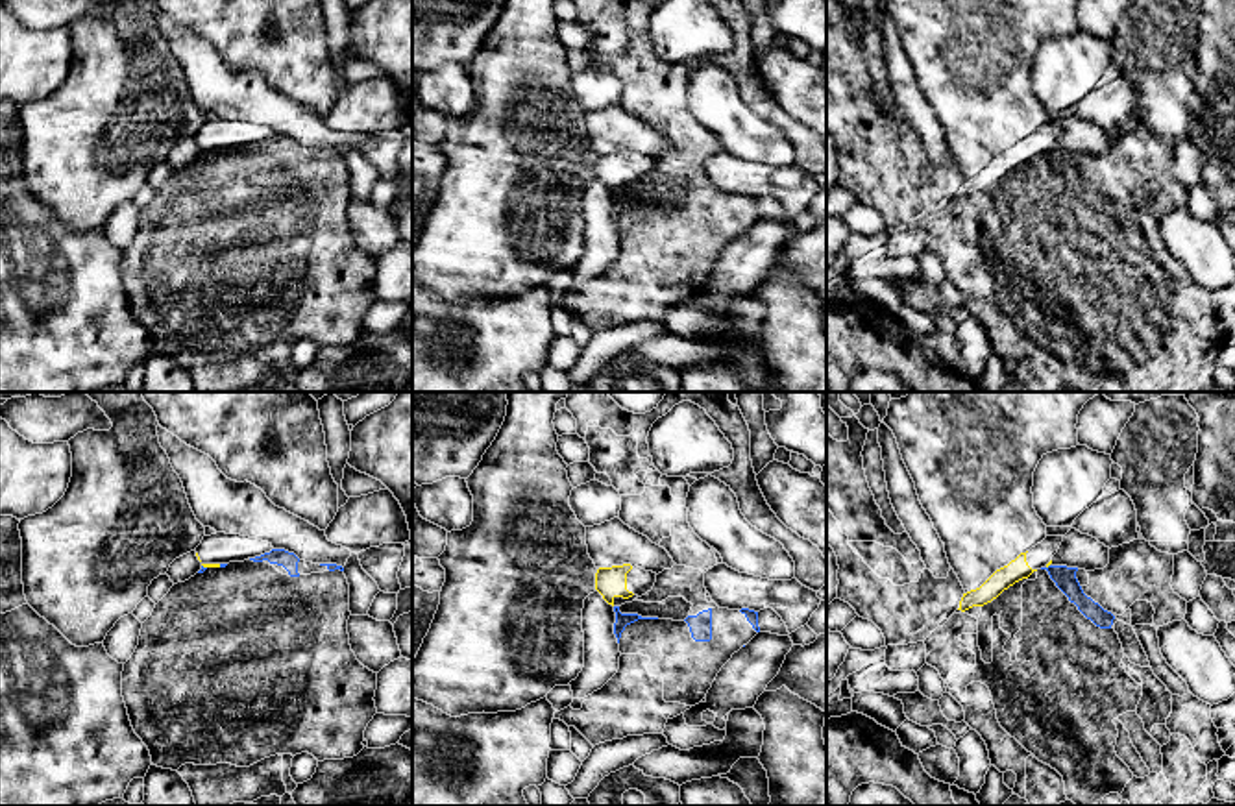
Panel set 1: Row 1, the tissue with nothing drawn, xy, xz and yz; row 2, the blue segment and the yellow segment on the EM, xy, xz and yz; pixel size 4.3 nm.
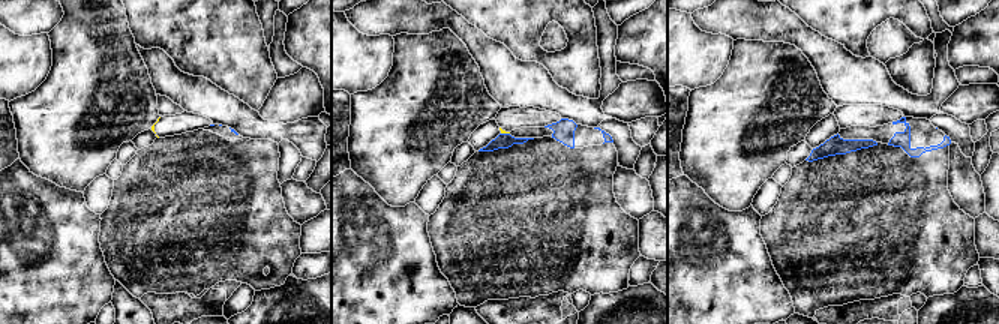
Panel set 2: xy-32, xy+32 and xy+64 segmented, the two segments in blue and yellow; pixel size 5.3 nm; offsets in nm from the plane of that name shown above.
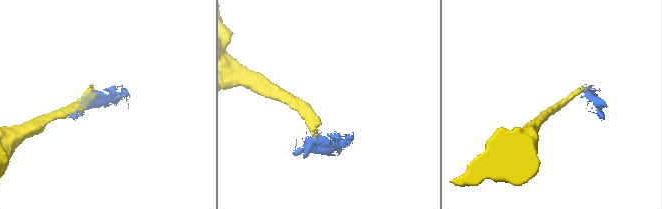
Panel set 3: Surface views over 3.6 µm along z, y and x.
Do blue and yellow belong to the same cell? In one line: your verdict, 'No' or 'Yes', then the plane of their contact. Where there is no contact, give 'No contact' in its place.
No. Touches blue in xy

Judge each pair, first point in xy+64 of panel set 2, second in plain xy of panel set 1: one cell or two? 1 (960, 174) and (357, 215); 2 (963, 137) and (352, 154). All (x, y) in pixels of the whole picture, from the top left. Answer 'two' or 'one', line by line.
1: one
2: one

